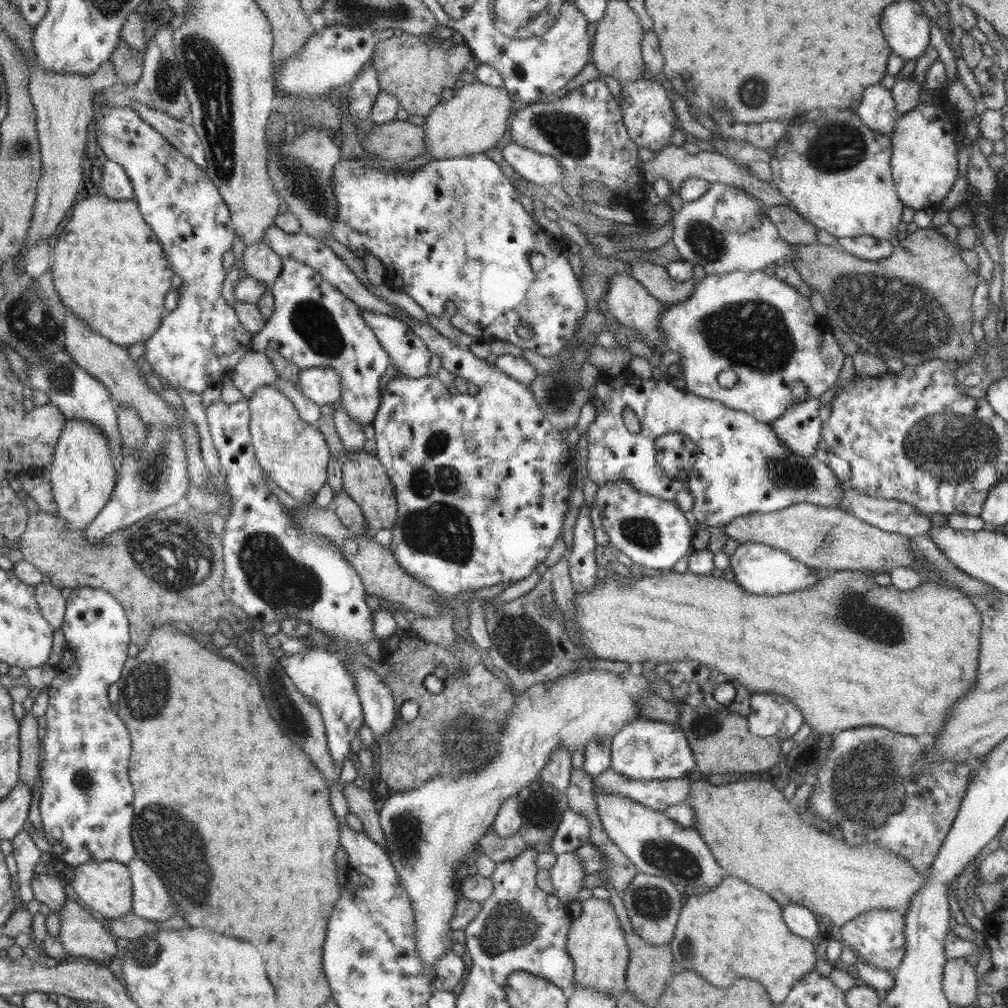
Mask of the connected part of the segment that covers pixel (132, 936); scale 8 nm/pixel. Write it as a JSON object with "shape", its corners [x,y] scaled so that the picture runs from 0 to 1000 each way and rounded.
{"shape":[[[131,905],[119,911],[99,910],[105,917],[106,923],[113,929],[121,933],[135,933],[146,927],[153,927],[158,924],[158,919],[153,914],[139,911]]]}

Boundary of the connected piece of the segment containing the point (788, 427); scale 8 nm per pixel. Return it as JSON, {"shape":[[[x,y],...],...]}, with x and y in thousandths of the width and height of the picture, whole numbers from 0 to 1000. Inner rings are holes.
{"shape":[[[799,394],[784,403],[774,415],[763,419],[771,435],[790,452],[796,454],[809,452],[816,420],[812,413],[813,404],[813,394]]]}

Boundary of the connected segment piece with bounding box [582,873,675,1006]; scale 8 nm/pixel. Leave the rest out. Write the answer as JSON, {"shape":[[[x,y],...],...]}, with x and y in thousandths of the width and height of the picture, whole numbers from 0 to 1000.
{"shape":[[[591,866],[582,868],[583,871],[579,871],[579,879],[577,879],[577,881],[580,881],[581,877],[583,877],[585,882],[589,882],[593,879],[600,881],[605,886],[604,895],[610,902],[610,906],[615,914],[615,919],[619,924],[619,929],[624,940],[624,955],[620,972],[621,983],[626,984],[632,992],[636,992],[637,994],[641,994],[643,998],[647,998],[645,992],[649,992],[649,990],[653,990],[653,988],[657,986],[657,982],[660,981],[659,978],[661,978],[665,970],[669,967],[669,947],[666,945],[664,936],[662,935],[662,937],[658,937],[657,938],[649,938],[648,937],[643,937],[640,933],[636,933],[635,928],[630,926],[630,922],[624,914],[622,903],[616,892],[617,889],[615,889],[611,883],[607,883],[607,881],[601,877],[599,871],[591,869]]]}

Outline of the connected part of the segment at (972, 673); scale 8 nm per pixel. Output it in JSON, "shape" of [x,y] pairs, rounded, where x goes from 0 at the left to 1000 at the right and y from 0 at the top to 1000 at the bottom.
{"shape":[[[612,562],[611,568],[603,566],[602,572],[603,574],[599,578],[591,578],[584,587],[573,587],[570,591],[571,617],[573,619],[561,611],[558,613],[559,607],[555,605],[551,595],[549,595],[549,601],[539,601],[539,606],[543,610],[555,613],[565,633],[571,633],[569,627],[565,631],[565,623],[569,625],[575,621],[573,629],[579,635],[579,639],[589,647],[591,653],[617,657],[637,657],[637,655],[643,654],[649,658],[686,653],[702,663],[726,672],[746,688],[778,689],[790,699],[790,702],[797,708],[799,716],[809,726],[828,728],[828,725],[832,726],[851,720],[875,720],[875,722],[889,724],[893,728],[903,728],[903,730],[911,730],[911,728],[931,730],[936,723],[937,716],[942,710],[946,696],[950,692],[954,692],[958,687],[962,687],[964,681],[968,679],[970,647],[972,647],[973,640],[973,609],[966,601],[962,591],[950,583],[933,578],[933,576],[917,575],[915,579],[911,580],[911,583],[897,586],[887,580],[881,582],[871,580],[862,568],[856,566],[831,565],[814,570],[811,578],[800,585],[766,591],[757,589],[755,592],[753,589],[740,587],[731,577],[720,576],[716,572],[708,572],[705,569],[690,569],[685,566],[675,569],[666,564],[657,570],[641,571],[631,575],[629,570],[627,572],[625,569],[621,570],[621,566]]]}

